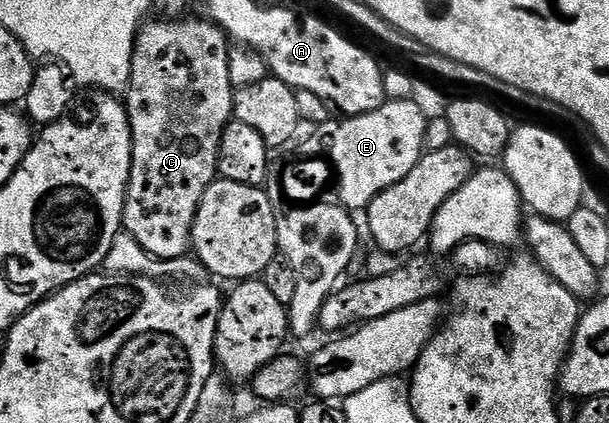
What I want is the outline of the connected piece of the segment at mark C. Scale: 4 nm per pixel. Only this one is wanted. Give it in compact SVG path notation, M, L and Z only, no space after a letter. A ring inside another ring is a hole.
M187 17L184 21L144 20L135 36L131 78L125 90L131 124L131 174L123 208L123 229L149 255L160 261L178 261L191 249L191 228L199 200L217 179L219 140L233 119L235 89L229 79L229 38L214 21Z

